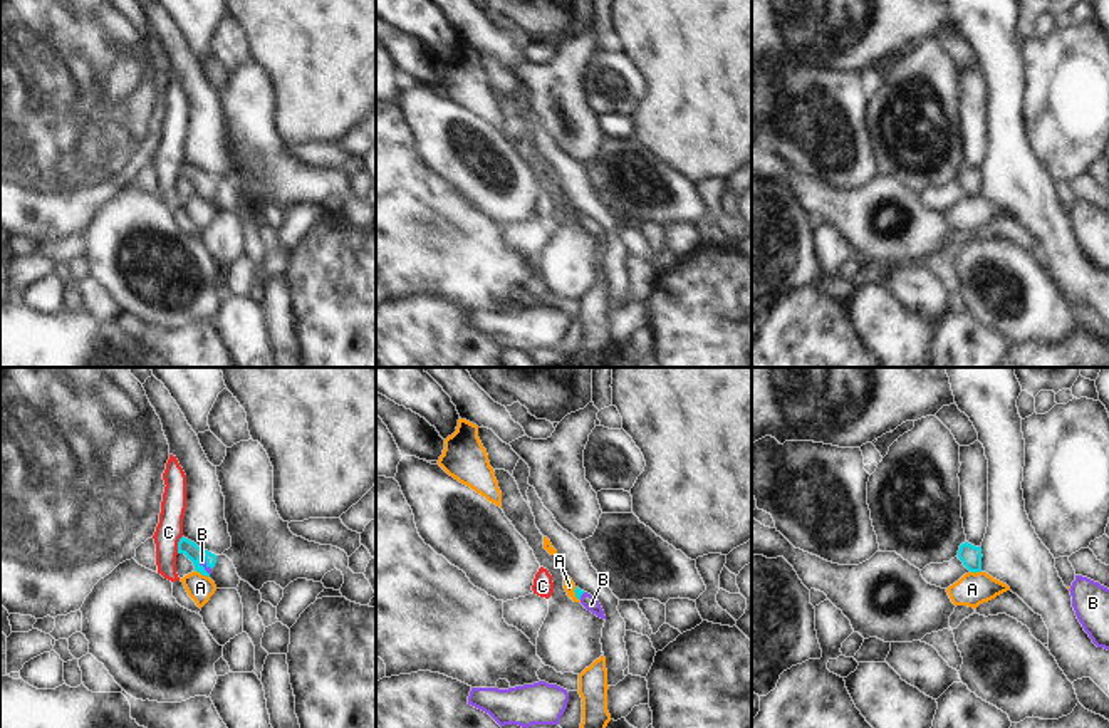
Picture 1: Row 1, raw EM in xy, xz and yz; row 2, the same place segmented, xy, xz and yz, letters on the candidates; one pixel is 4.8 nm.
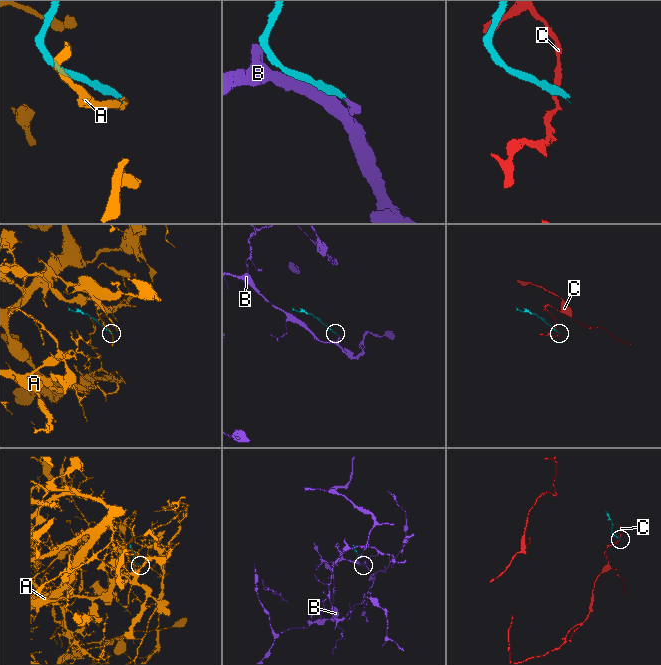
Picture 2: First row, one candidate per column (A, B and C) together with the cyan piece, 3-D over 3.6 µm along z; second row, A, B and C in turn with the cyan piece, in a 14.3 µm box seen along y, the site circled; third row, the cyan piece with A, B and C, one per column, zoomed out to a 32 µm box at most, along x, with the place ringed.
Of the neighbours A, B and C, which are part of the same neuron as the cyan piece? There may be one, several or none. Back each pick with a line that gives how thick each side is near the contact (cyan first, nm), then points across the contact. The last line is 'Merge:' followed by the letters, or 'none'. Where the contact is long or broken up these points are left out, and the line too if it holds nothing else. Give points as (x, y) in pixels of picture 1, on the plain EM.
B: Thickness 80 nm (cyan) against 30 nm. Path across: xy (190, 173), (202, 190), (202, 185)
Merge: B

